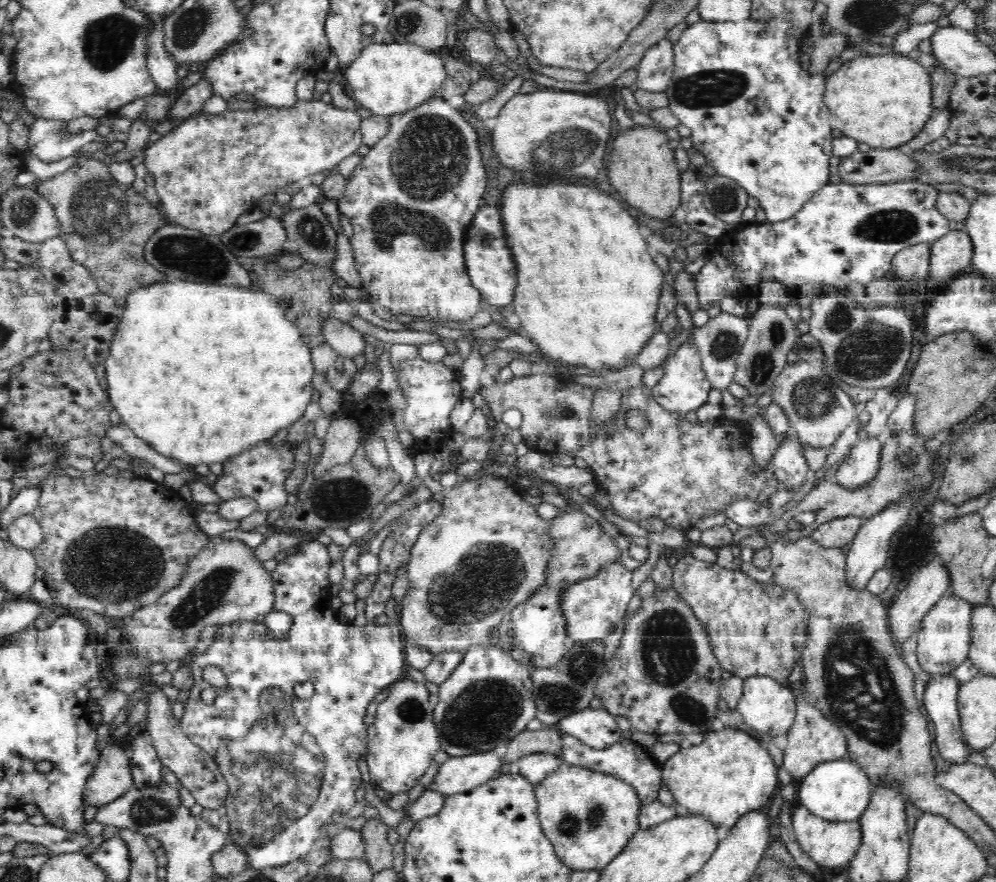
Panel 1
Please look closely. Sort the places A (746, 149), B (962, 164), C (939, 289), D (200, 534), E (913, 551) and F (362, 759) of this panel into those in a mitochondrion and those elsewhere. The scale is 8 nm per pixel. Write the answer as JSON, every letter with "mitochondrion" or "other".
{"A":"other","B":"mitochondrion","C":"other","D":"other","E":"other","F":"other"}

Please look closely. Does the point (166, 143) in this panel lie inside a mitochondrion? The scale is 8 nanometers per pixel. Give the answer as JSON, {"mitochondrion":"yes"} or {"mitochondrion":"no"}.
{"mitochondrion":"no"}

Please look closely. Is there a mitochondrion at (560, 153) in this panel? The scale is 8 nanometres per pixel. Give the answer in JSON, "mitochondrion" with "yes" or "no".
{"mitochondrion":"yes"}

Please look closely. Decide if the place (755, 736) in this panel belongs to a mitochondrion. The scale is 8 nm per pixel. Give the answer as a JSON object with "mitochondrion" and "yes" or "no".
{"mitochondrion":"no"}

